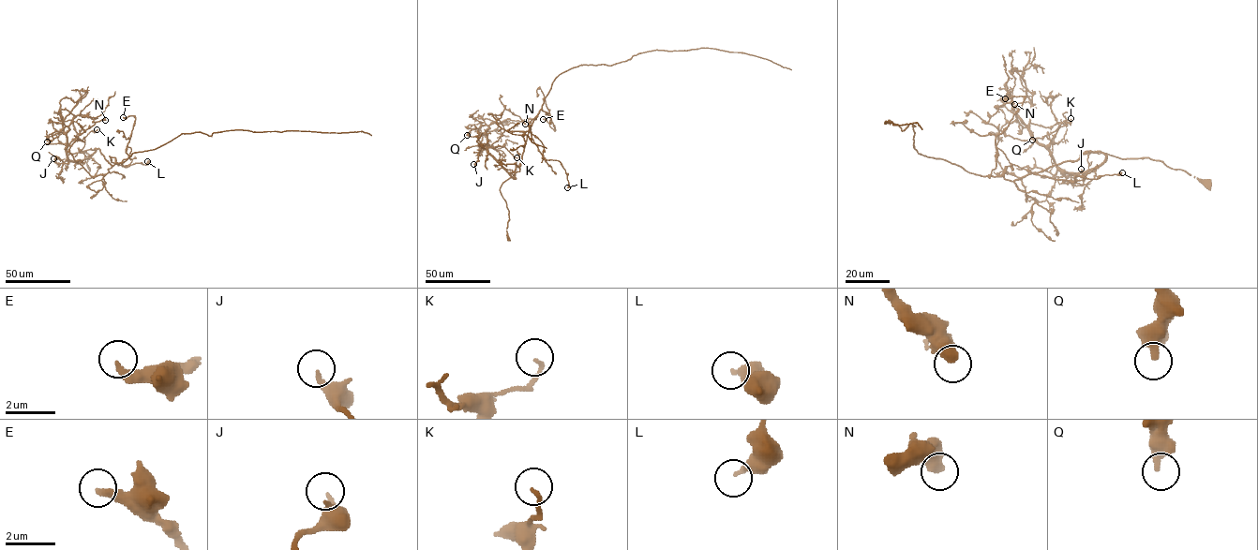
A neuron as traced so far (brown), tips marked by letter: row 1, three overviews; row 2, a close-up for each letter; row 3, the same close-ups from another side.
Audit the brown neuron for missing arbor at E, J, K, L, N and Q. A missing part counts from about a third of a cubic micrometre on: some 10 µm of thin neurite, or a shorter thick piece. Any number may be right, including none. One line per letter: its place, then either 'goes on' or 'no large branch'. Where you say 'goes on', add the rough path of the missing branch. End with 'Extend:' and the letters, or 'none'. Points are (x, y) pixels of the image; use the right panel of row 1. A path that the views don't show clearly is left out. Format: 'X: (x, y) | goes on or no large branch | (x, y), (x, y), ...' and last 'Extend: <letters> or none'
E: (1005, 98) | no large branch
J: (1081, 169) | no large branch
K: (1070, 118) | no large branch
L: (1122, 172) | no large branch
N: (1014, 104) | no large branch
Q: (1032, 140) | no large branch
Extend: none

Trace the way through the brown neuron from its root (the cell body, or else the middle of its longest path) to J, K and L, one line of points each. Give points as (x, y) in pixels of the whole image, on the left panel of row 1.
J: (132, 155), (124, 162), (112, 166), (97, 148), (82, 160), (67, 159), (58, 164), (53, 158)
K: (132, 155), (112, 166), (95, 148), (88, 157), (70, 160), (67, 155), (79, 153), (84, 138), (97, 129)
L: (132, 155), (119, 163), (109, 156), (112, 162), (125, 167), (137, 163), (145, 164), (147, 161)

